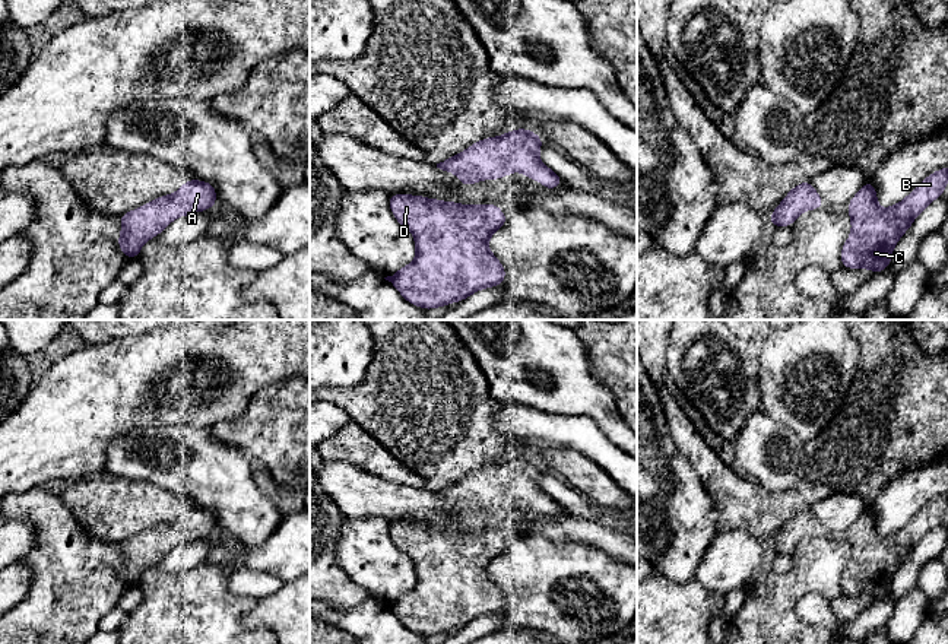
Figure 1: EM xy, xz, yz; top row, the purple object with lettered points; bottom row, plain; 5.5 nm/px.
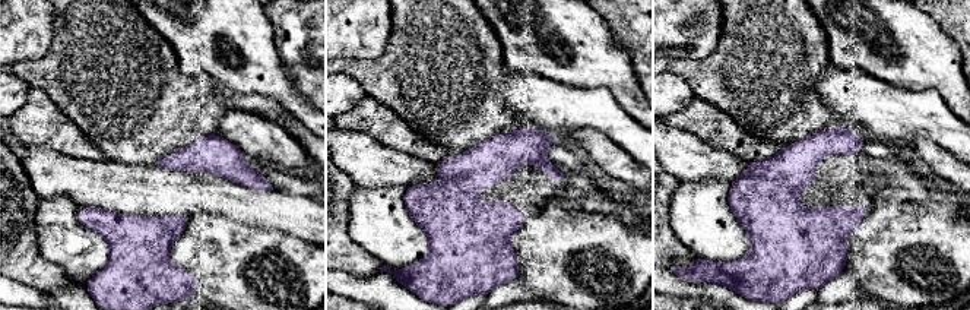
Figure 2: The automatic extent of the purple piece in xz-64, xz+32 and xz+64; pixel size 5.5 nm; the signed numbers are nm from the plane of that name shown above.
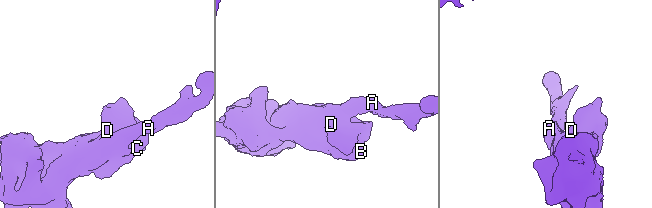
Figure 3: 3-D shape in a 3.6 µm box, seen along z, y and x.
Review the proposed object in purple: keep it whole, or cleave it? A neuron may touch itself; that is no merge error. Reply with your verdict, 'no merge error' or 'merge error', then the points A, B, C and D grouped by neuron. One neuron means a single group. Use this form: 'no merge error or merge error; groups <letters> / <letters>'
no merge error; groups A B C D

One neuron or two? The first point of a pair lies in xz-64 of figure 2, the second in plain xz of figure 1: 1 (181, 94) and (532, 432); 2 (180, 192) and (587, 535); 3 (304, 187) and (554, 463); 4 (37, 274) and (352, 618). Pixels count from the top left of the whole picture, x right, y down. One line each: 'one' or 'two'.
1: two
2: one
3: two
4: two

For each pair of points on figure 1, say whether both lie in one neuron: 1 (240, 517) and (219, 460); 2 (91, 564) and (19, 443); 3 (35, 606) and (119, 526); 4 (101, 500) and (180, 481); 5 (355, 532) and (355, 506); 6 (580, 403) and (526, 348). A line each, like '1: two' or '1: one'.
1: one
2: two
3: two
4: two
5: two
6: one

